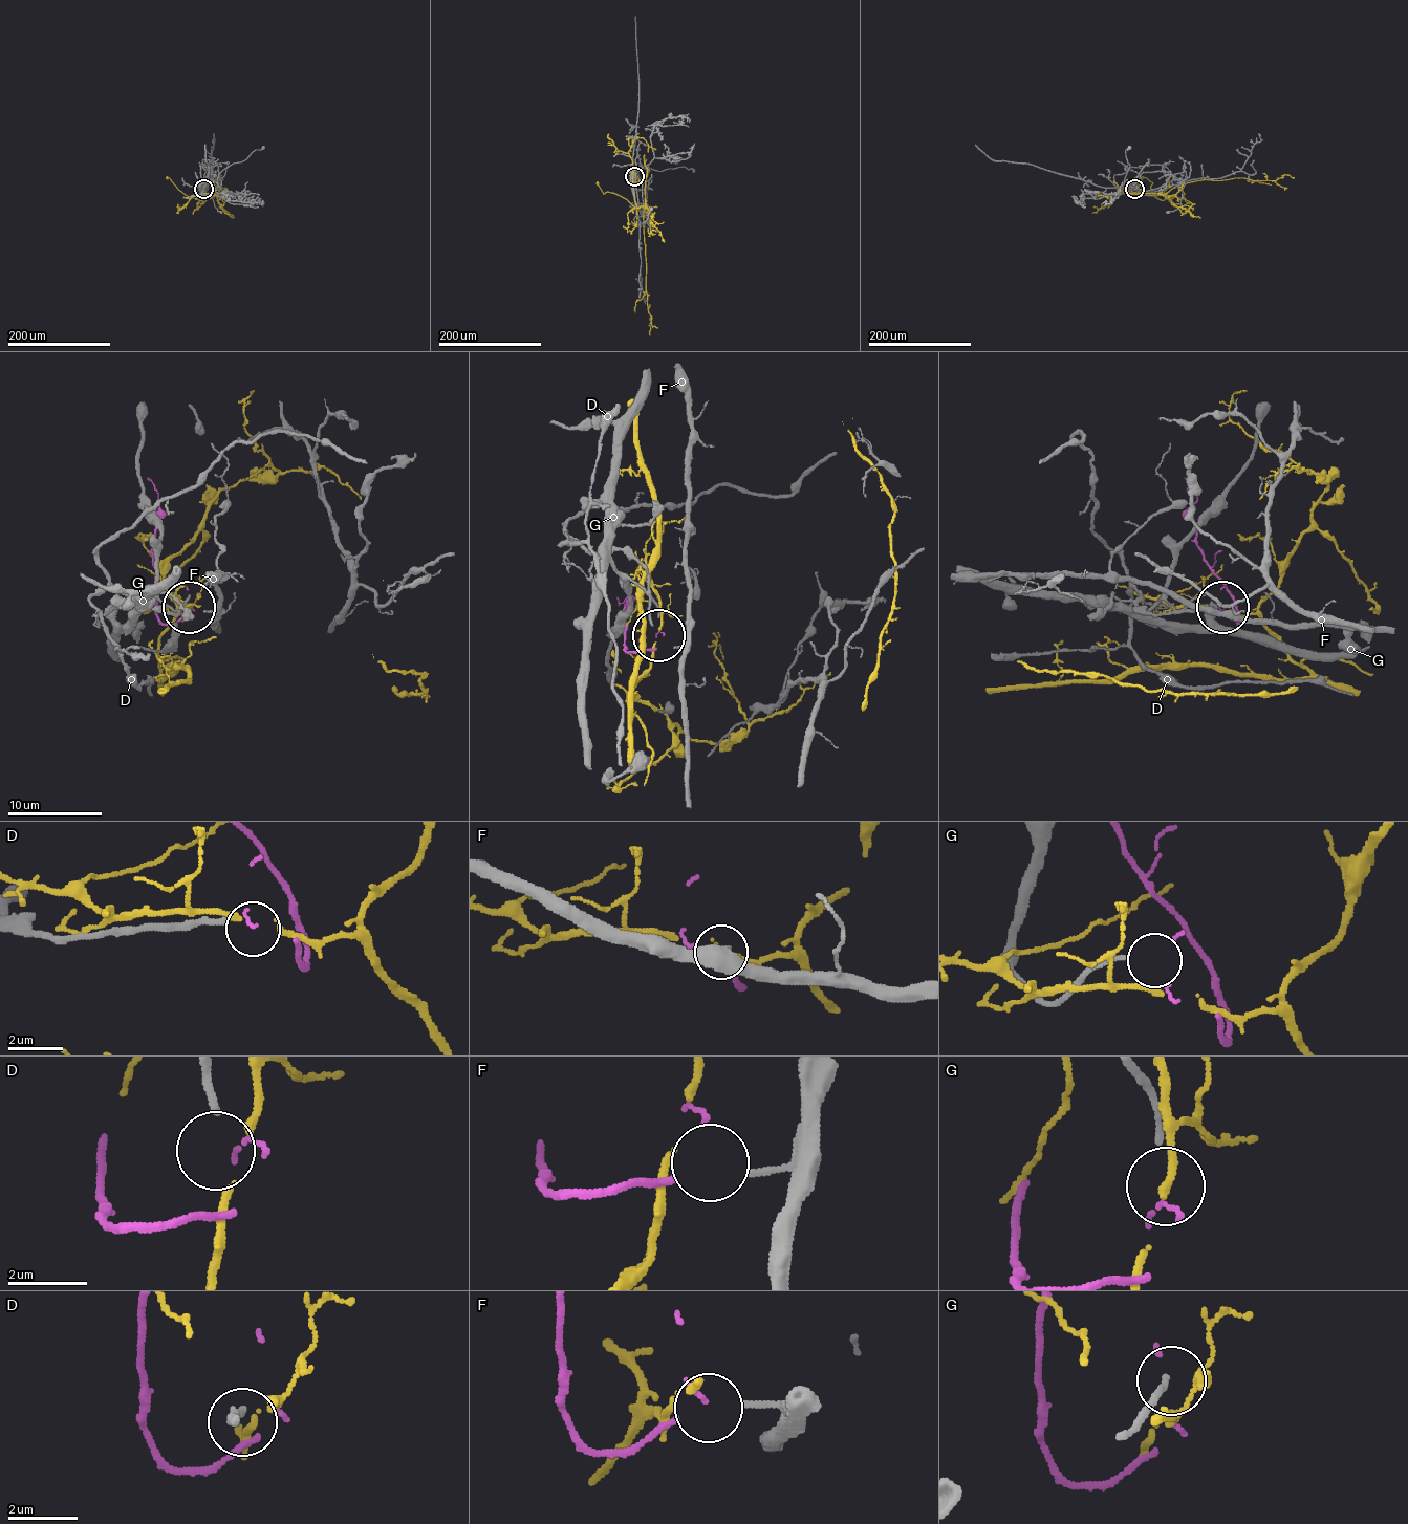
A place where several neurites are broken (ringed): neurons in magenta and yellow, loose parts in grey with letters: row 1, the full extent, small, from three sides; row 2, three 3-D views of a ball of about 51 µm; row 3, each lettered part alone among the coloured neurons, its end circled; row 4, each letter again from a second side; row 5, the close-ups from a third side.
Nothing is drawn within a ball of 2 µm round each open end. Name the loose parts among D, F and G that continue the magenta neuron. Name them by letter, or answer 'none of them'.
F

